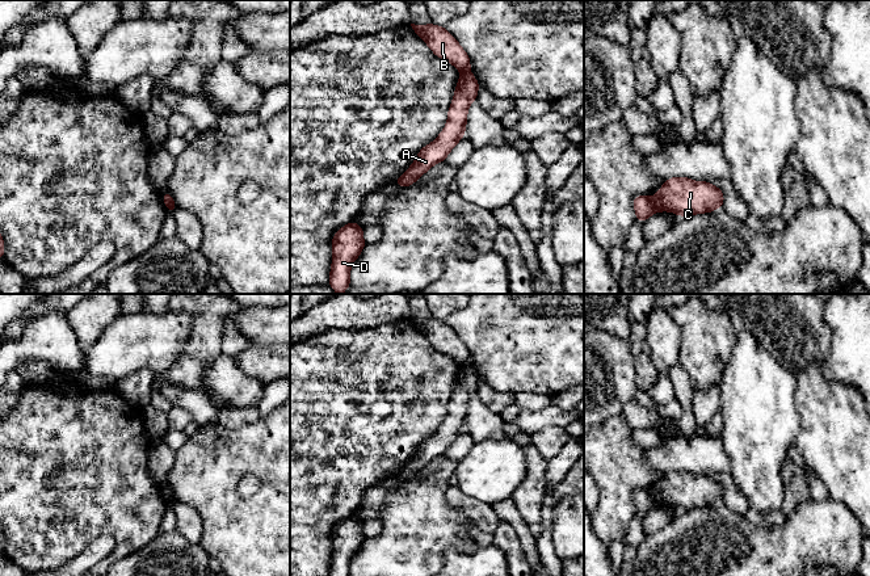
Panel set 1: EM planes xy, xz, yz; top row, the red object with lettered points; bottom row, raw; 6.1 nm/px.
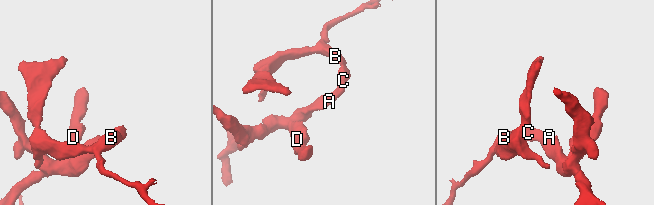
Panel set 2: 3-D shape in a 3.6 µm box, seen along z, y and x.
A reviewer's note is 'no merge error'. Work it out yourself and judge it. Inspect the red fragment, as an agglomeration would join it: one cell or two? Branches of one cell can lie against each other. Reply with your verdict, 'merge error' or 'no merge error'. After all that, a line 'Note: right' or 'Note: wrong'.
merge error
Note: wrong

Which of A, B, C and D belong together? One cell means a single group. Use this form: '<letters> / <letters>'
A C D / B

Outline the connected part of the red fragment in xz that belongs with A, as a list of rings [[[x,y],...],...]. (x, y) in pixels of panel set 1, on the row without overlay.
[[[462,365],[447,405],[446,420],[430,438],[420,443],[412,459],[395,475],[396,479],[409,480],[434,458],[445,455],[466,426],[467,405],[471,396],[476,395],[478,384],[479,378],[471,365]]]

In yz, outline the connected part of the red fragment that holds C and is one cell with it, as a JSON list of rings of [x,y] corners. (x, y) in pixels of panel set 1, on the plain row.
[[[671,471],[653,489],[655,505],[671,505],[681,510],[713,506],[723,501],[723,485],[706,475]]]

